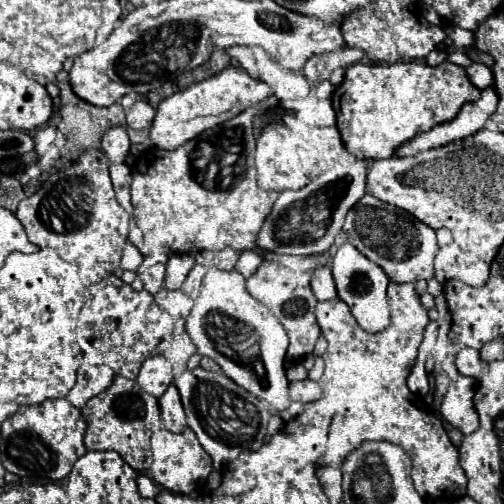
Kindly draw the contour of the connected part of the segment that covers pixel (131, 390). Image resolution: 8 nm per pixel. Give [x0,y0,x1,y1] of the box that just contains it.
[82,376,160,472]

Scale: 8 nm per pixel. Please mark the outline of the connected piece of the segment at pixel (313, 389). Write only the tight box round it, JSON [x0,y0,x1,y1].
[290,380,322,402]

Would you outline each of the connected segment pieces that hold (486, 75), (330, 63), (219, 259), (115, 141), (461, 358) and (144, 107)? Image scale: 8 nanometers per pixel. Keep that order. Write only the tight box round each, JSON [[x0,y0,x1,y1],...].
[[466,62,492,90],[302,48,366,82],[212,248,238,270],[102,126,131,164],[456,348,486,376],[126,100,154,128]]

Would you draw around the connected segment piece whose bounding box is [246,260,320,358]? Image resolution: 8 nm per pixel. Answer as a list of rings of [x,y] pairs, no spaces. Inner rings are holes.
[[[266,260],[264,264],[260,264],[260,272],[254,272],[246,280],[246,288],[286,328],[286,332],[290,336],[290,348],[288,348],[290,356],[298,358],[298,356],[306,356],[306,354],[310,354],[314,350],[314,344],[320,338],[320,326],[316,322],[316,316],[314,316],[316,298],[314,298],[312,288],[310,288],[310,274],[308,272],[290,276],[290,274],[286,274],[286,270],[282,266],[278,266],[272,260]]]

